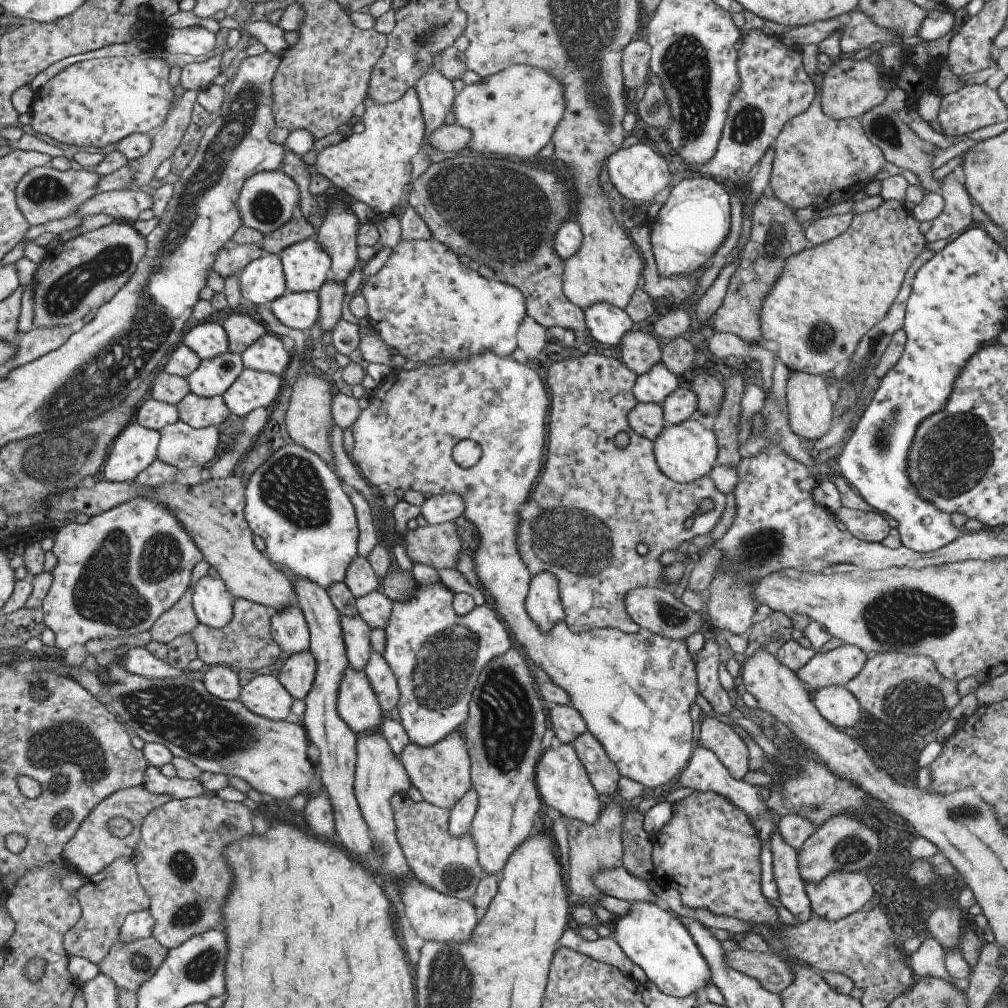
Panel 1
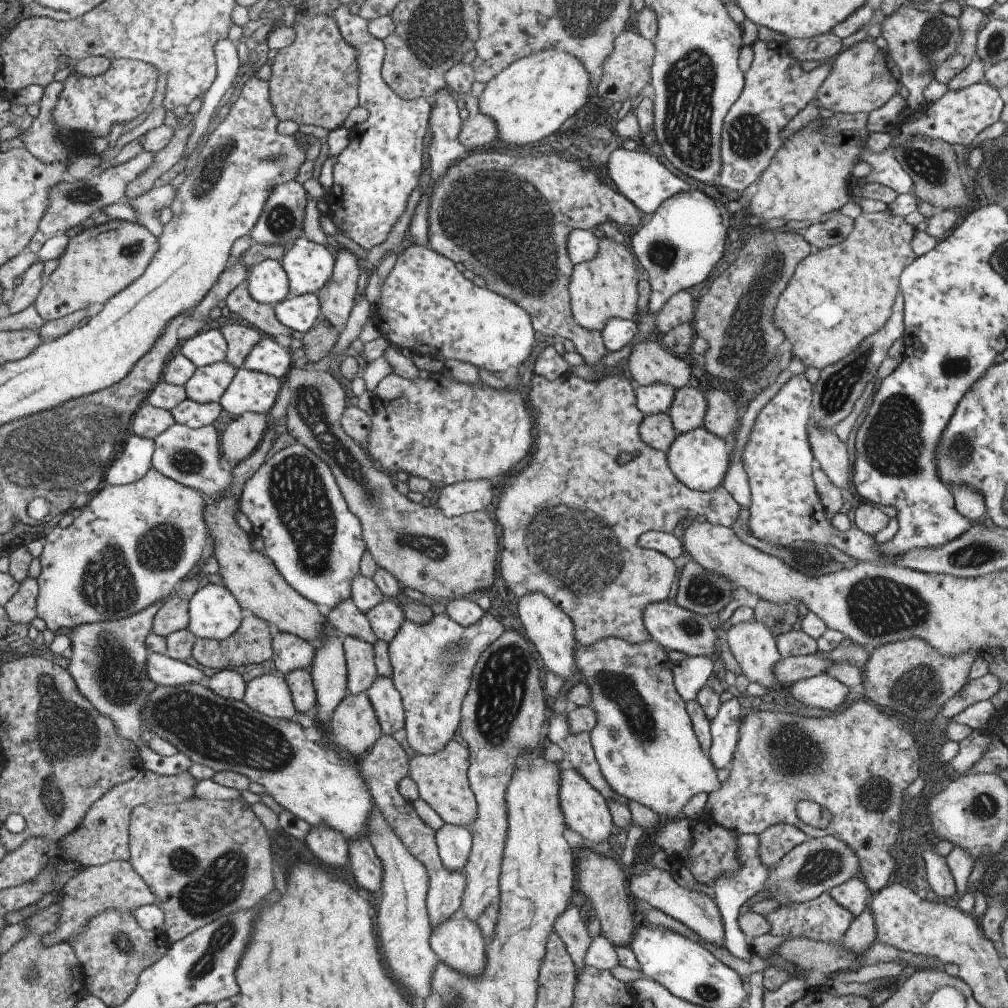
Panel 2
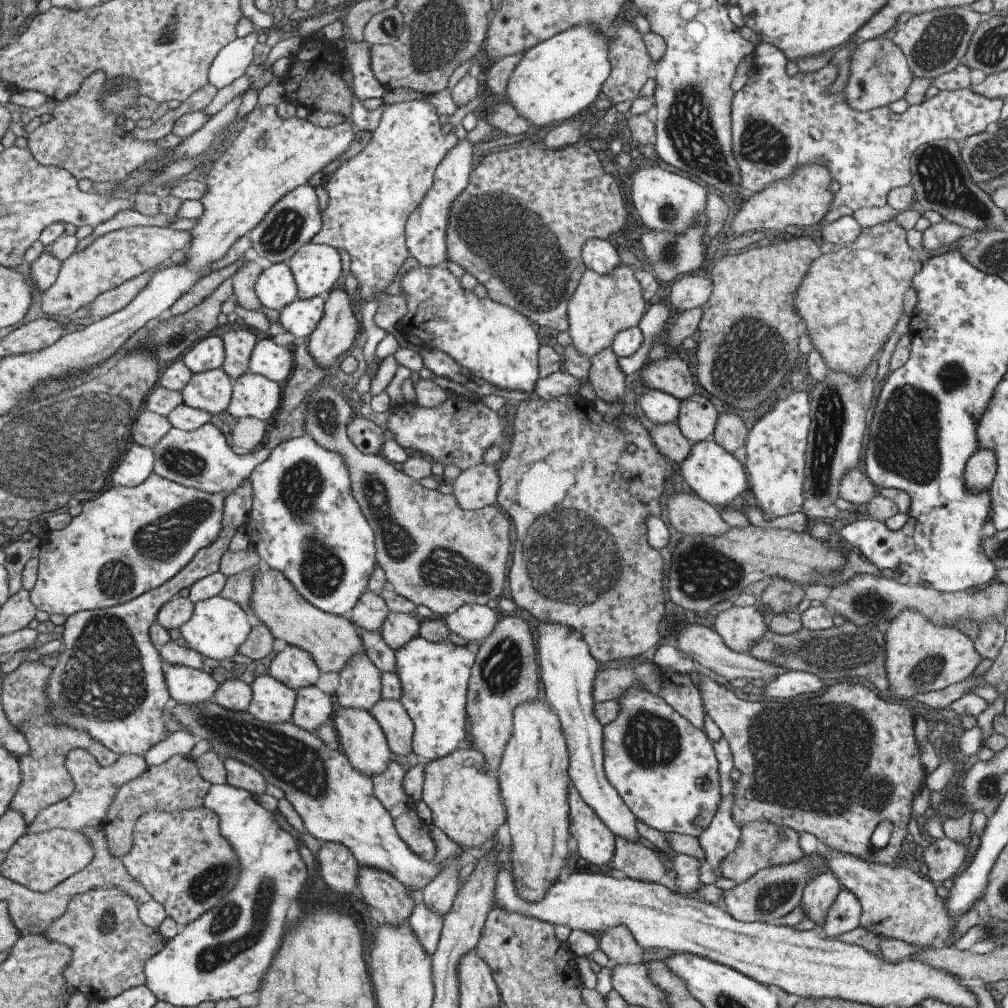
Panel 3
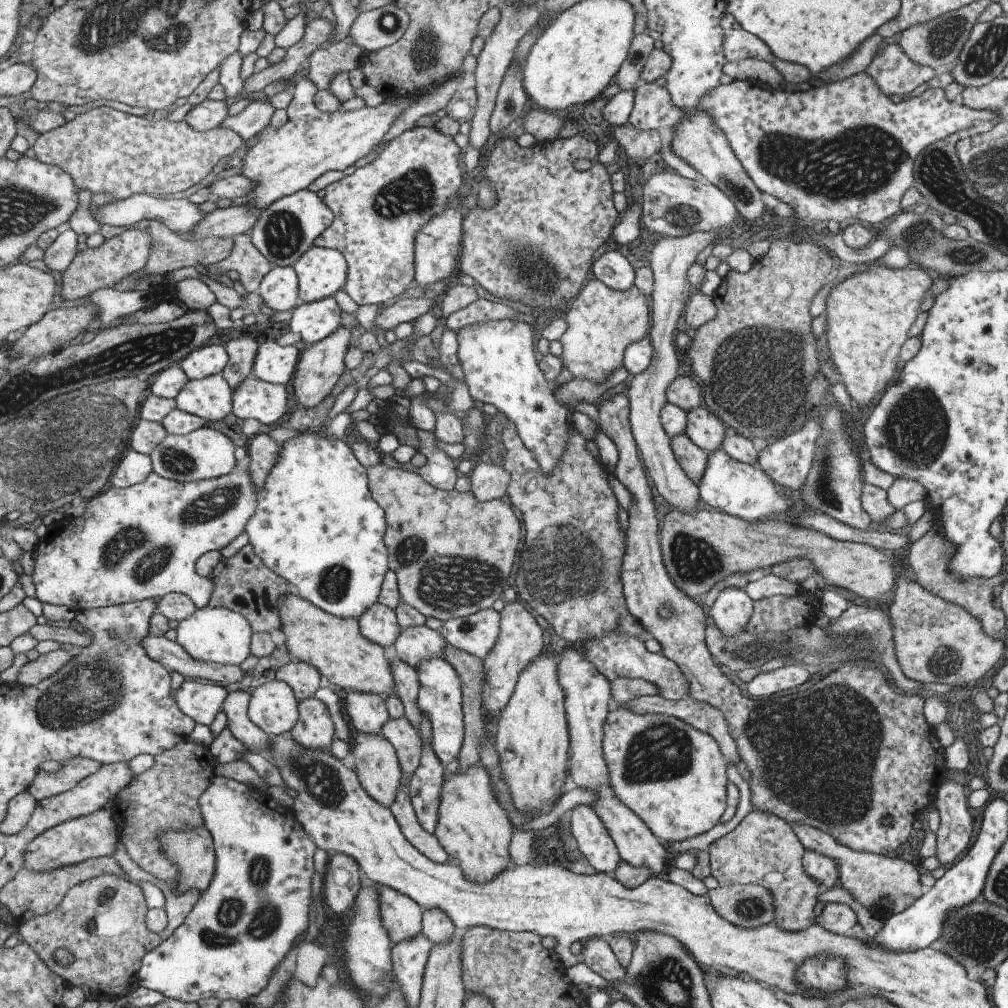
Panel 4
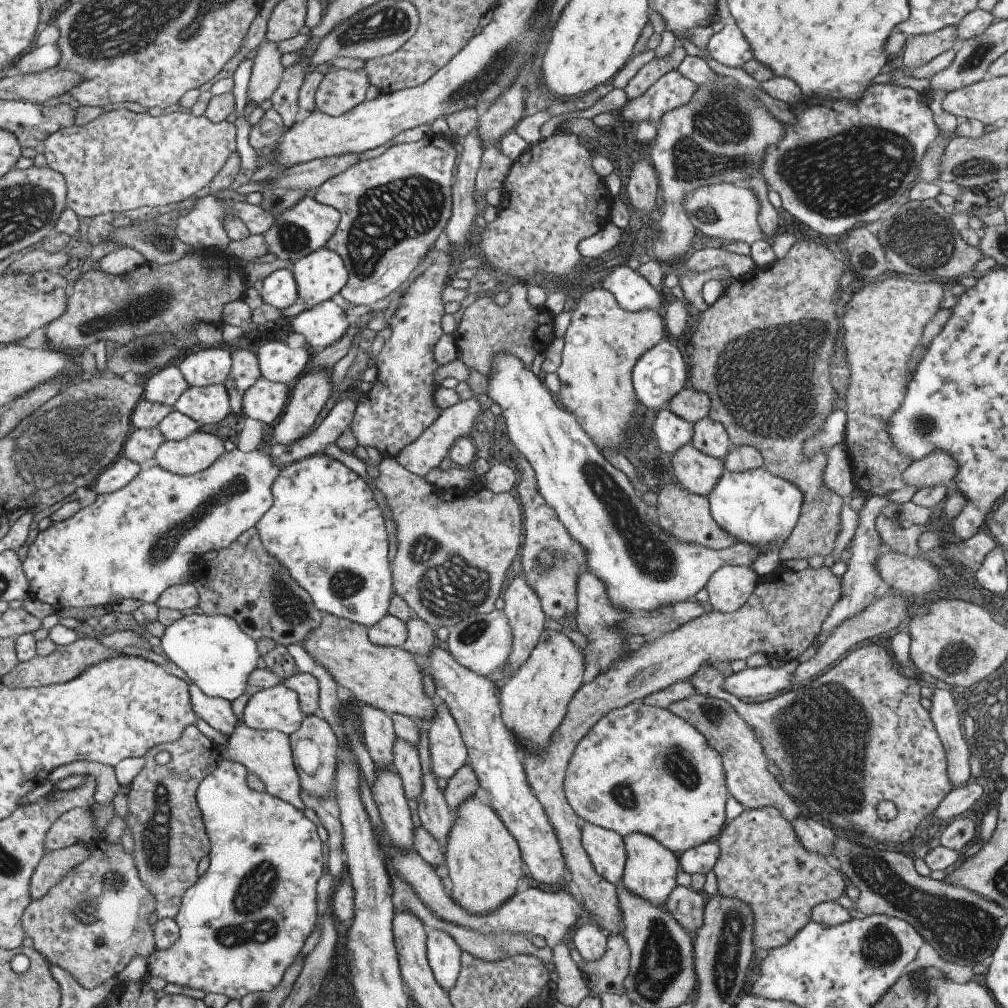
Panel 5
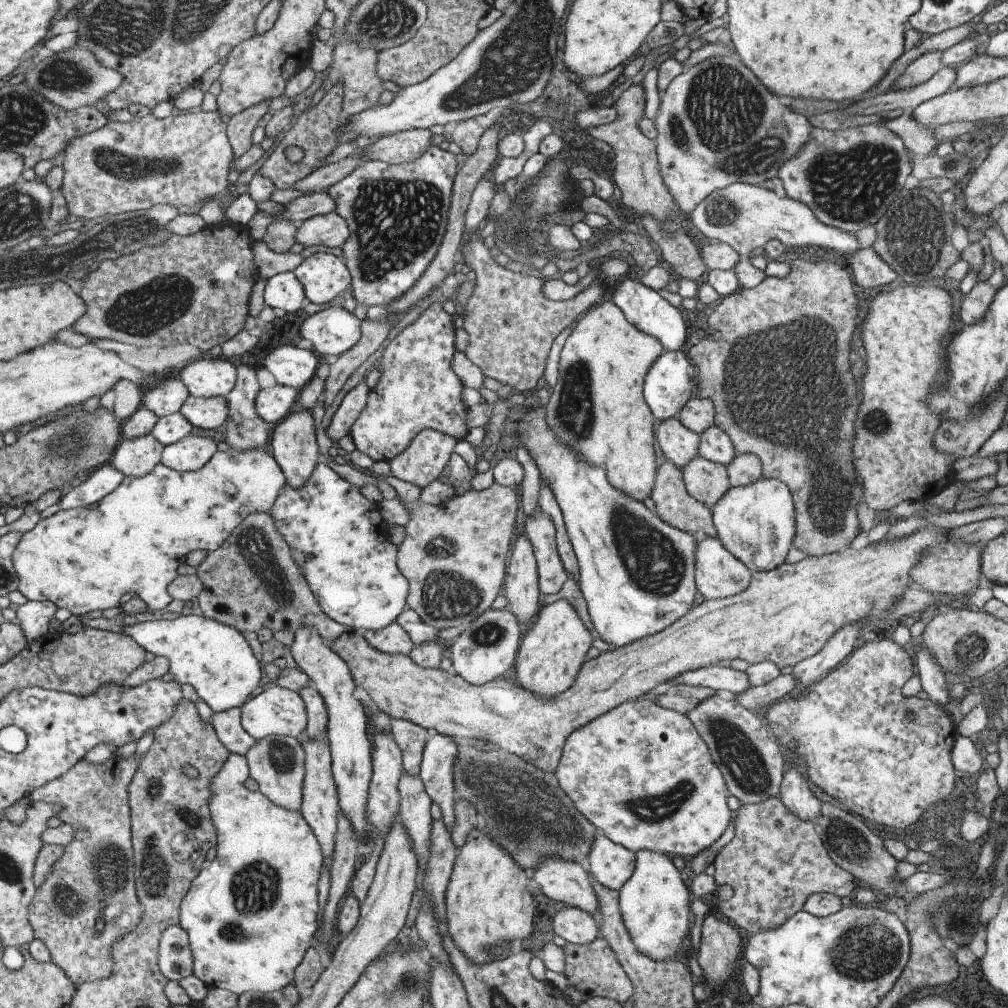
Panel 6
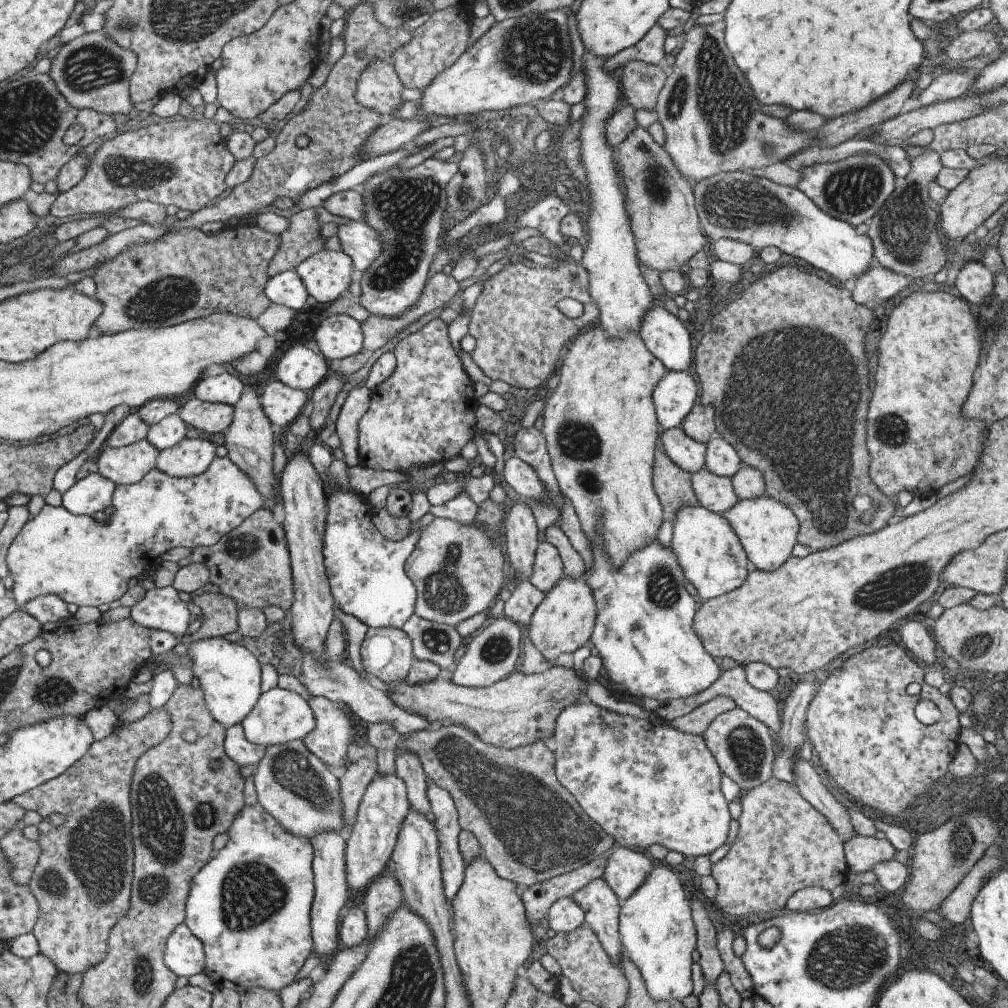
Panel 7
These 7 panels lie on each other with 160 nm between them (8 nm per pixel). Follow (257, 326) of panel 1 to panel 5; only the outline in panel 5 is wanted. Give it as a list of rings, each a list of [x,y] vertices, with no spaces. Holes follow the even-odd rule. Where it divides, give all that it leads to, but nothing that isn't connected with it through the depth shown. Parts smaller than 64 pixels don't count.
[[[237,348],[230,355],[232,363],[222,385],[226,388],[231,412],[242,416],[242,394],[260,377],[260,372],[257,357],[251,350]]]

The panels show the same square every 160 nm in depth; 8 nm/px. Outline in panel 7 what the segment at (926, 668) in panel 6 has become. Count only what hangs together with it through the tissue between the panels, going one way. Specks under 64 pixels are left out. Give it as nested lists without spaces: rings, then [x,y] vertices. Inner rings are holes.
[[[909,621],[901,626],[896,626],[893,630],[899,633],[905,648],[912,653],[912,658],[923,664],[934,664],[940,667],[936,642],[931,640],[927,630],[919,622]]]

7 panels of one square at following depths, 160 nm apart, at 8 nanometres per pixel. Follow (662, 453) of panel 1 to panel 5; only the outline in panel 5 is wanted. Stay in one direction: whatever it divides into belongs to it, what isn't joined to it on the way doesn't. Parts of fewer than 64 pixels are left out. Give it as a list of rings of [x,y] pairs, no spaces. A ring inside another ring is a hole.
[[[843,441],[828,450],[820,481],[829,492],[842,498],[851,498],[854,478]],[[763,466],[744,471],[721,471],[714,487],[706,494],[712,519],[737,543],[747,543],[760,554],[750,566],[757,576],[769,576],[777,571],[779,547],[793,530],[802,507],[800,490],[788,480],[773,476]]]

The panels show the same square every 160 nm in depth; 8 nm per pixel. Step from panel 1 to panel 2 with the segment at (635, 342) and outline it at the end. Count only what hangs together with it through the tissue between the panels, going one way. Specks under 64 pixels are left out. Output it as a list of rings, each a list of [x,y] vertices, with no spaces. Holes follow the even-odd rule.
[[[657,338],[635,344],[627,358],[629,378],[639,386],[669,384],[673,390],[685,388],[692,378],[689,365],[664,349]]]

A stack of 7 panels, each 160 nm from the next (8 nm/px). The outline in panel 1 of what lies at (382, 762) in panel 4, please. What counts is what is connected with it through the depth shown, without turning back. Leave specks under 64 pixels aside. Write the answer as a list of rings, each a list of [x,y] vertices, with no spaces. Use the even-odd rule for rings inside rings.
[[[345,668],[337,693],[337,716],[343,720],[347,730],[355,736],[373,734],[379,730],[383,716],[363,671]]]

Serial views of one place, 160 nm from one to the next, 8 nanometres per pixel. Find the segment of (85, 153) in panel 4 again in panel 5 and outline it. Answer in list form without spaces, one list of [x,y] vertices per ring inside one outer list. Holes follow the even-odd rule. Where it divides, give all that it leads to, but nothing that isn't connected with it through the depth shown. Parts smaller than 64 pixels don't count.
[[[115,109],[100,114],[84,125],[76,126],[71,124],[69,127],[63,127],[62,129],[56,130],[42,141],[42,155],[45,158],[45,164],[51,168],[51,170],[57,171],[65,181],[66,206],[73,210],[78,217],[85,218],[85,216],[87,216],[87,218],[91,218],[97,215],[115,214],[116,212],[125,212],[125,210],[135,210],[135,208],[139,208],[140,206],[145,206],[145,208],[167,206],[167,204],[185,200],[185,198],[189,198],[189,196],[193,196],[193,194],[198,196],[201,193],[204,193],[207,185],[211,182],[211,178],[219,172],[219,169],[223,166],[223,163],[227,160],[228,156],[235,151],[235,126],[233,123],[227,121],[212,123],[203,115],[195,117],[187,112],[180,111],[153,117],[150,116],[149,113],[134,113],[127,109]]]

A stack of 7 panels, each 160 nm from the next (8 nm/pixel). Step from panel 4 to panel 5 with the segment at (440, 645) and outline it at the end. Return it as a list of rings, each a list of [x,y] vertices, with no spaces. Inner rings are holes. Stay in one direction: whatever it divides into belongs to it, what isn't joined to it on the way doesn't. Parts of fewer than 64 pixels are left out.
[[[437,644],[430,648],[426,657],[416,661],[423,676],[431,676],[437,700],[448,706],[478,784],[487,792],[490,807],[515,839],[527,872],[541,884],[562,882],[563,857],[547,815],[528,787],[521,756],[512,743],[512,736],[502,723],[497,685],[460,665],[448,650]]]

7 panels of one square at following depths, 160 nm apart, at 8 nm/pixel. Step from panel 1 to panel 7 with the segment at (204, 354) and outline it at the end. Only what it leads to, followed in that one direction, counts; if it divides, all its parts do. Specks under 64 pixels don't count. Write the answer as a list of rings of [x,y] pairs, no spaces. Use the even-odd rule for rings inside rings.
[[[230,373],[216,376],[203,374],[191,390],[192,396],[208,403],[223,403],[233,406],[242,391],[241,380]]]

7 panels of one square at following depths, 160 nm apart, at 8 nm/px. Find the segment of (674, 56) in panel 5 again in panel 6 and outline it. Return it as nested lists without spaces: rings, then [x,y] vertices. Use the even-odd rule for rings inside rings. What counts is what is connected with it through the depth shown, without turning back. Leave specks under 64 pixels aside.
[[[633,83],[624,90],[612,106],[615,114],[613,122],[586,128],[585,132],[590,138],[603,140],[611,146],[615,160],[615,172],[611,182],[619,189],[619,200],[622,207],[631,208],[635,212],[636,221],[641,215],[653,215],[658,222],[671,219],[674,223],[686,225],[686,218],[683,218],[674,205],[673,199],[669,196],[663,184],[654,149],[654,142],[649,140],[642,132],[638,131],[636,124],[638,118],[644,113],[644,95],[641,83]]]

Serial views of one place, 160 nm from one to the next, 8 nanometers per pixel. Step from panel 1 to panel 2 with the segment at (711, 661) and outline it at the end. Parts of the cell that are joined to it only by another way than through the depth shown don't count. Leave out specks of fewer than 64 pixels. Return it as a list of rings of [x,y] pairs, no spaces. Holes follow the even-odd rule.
[[[731,698],[718,706],[717,713],[710,721],[711,746],[707,754],[714,770],[730,766],[739,739],[737,726],[741,718],[739,704],[735,698]]]

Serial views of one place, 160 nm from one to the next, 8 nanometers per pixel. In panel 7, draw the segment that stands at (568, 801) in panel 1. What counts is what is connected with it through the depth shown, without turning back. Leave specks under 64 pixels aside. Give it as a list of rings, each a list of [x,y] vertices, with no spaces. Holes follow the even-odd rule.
[[[615,844],[607,850],[604,869],[600,876],[619,900],[631,896],[646,880],[653,860],[646,852]]]

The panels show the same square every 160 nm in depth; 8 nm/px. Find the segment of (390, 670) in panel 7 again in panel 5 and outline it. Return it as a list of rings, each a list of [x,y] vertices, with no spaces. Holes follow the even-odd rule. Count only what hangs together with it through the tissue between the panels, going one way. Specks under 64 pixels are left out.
[[[387,613],[366,629],[368,639],[382,647],[401,647],[406,641],[406,624]]]

